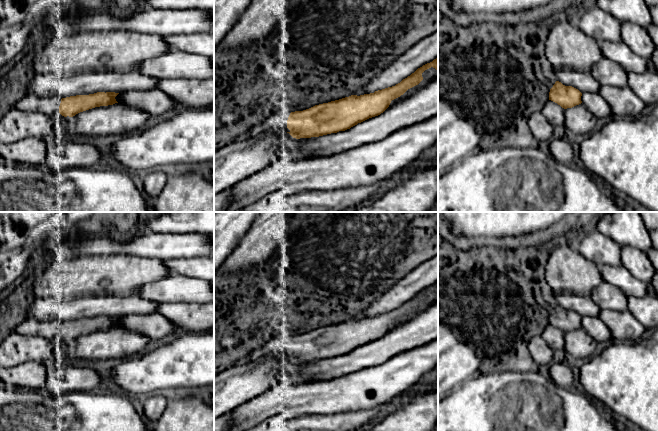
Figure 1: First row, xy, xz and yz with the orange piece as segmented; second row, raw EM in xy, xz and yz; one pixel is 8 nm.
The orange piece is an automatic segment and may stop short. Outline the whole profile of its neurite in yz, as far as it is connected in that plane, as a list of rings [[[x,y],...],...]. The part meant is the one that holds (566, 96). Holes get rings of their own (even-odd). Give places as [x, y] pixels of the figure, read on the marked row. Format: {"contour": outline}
{"contour": [[[559,81],[555,82],[549,92],[549,100],[557,103],[564,109],[581,104],[581,96],[582,93],[578,89],[572,86],[565,86]]]}

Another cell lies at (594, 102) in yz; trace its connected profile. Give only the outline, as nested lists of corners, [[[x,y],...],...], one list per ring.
[[[585,92],[581,96],[582,104],[597,118],[607,118],[612,116],[609,104],[602,96],[596,92]]]

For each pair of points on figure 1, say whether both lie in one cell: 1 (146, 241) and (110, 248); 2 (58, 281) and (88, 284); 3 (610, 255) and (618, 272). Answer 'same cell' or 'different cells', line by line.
1: same cell
2: same cell
3: different cells

